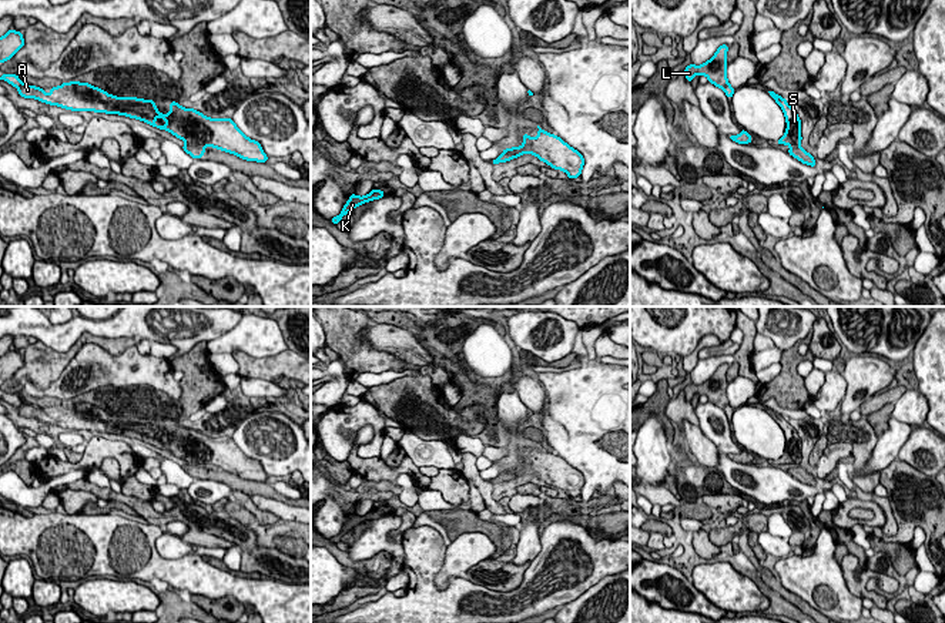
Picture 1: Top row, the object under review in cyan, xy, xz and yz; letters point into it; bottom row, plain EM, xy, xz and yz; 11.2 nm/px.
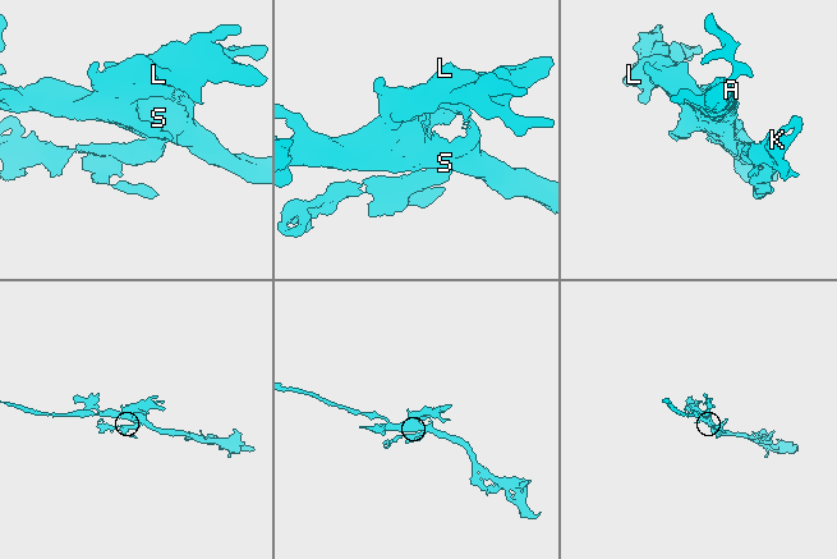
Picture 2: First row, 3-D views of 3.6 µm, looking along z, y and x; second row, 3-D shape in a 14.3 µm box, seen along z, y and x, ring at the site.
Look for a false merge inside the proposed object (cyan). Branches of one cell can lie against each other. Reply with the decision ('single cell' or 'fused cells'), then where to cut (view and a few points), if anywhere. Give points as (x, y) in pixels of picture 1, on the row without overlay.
fused cells | xy (186, 462), (203, 466)

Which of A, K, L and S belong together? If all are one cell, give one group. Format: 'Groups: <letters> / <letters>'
Groups: A L S / K

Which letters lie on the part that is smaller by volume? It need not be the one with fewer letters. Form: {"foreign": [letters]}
{"foreign": ["K"]}

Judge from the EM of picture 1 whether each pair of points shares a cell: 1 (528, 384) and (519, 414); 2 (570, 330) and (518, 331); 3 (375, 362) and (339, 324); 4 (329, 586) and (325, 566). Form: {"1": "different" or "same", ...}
{"1": "different", "2": "same", "3": "same", "4": "same"}

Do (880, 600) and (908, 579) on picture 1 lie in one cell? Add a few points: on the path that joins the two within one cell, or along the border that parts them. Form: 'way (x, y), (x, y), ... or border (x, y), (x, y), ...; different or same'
border (864, 585), (878, 592), (887, 600); different

